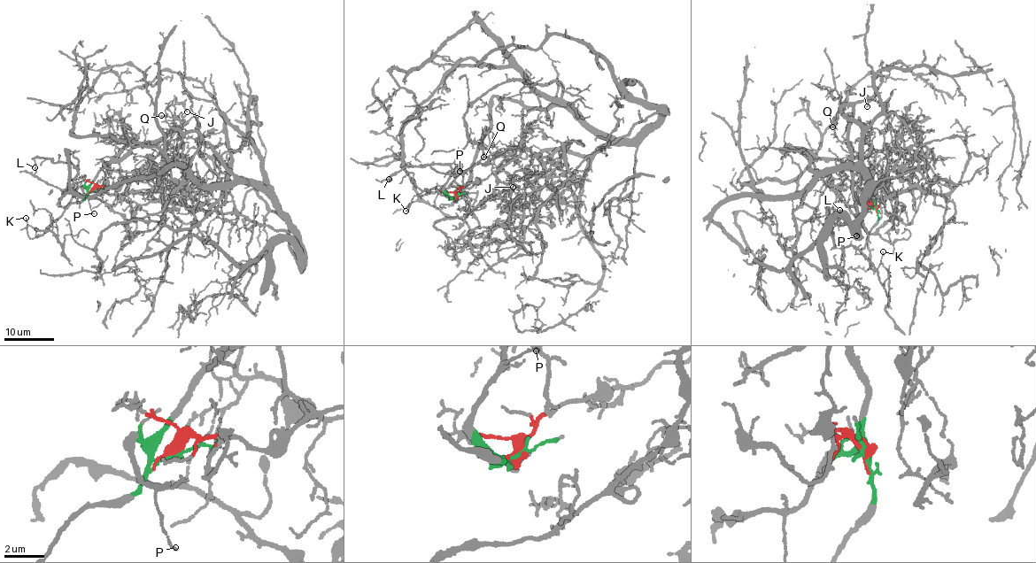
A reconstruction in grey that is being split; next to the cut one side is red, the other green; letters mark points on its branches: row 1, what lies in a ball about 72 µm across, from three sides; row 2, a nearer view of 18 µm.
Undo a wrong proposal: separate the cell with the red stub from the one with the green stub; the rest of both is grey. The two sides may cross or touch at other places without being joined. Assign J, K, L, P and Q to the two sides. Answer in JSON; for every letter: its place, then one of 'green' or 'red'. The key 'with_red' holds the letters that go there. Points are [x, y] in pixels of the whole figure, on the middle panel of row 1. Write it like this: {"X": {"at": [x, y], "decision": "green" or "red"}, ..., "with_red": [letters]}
{"J": {"at": [513, 187], "decision": "red"}, "K": {"at": [405, 211], "decision": "green"}, "L": {"at": [389, 179], "decision": "green"}, "P": {"at": [460, 171], "decision": "green"}, "Q": {"at": [483, 157], "decision": "red"}, "with_red": ["J", "Q"]}

